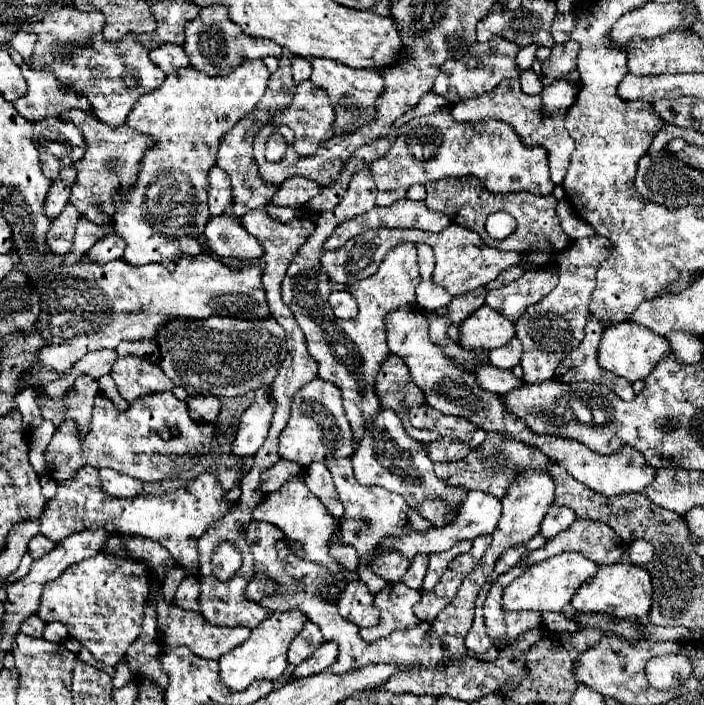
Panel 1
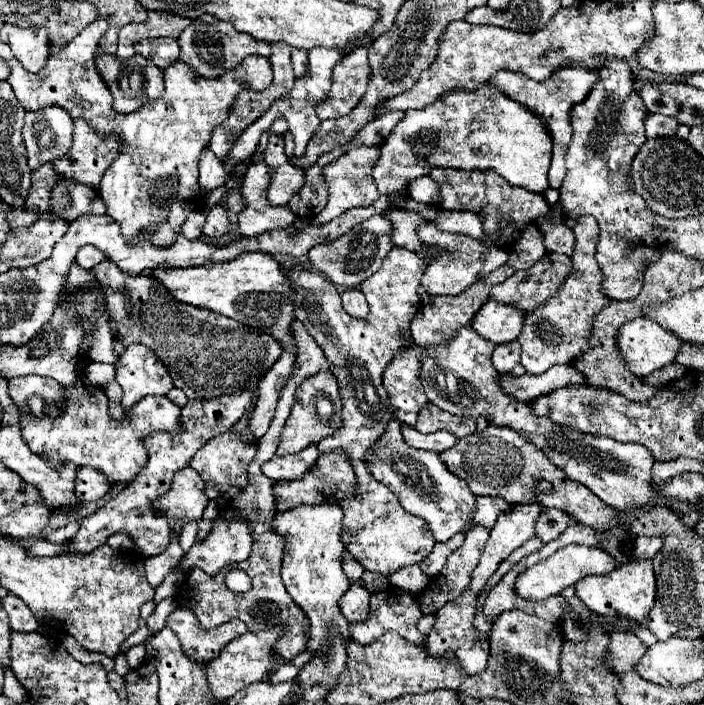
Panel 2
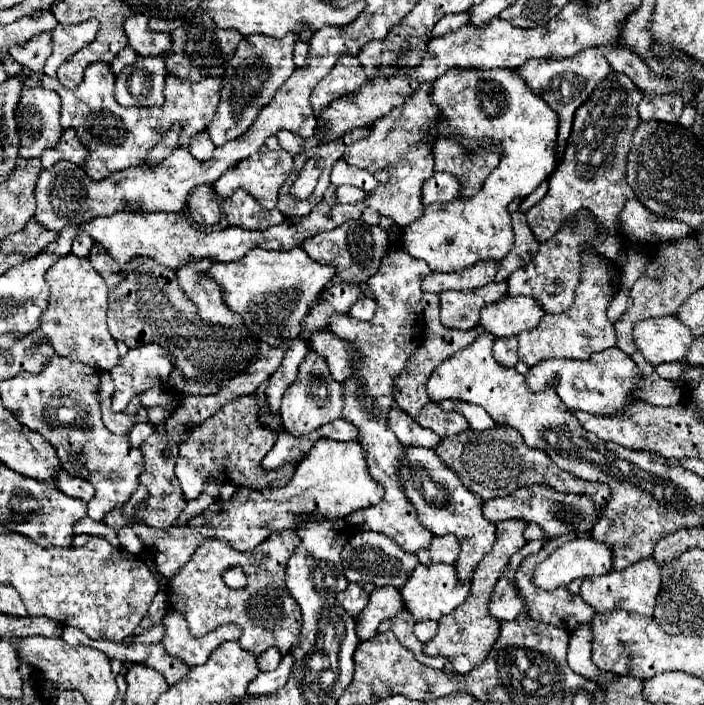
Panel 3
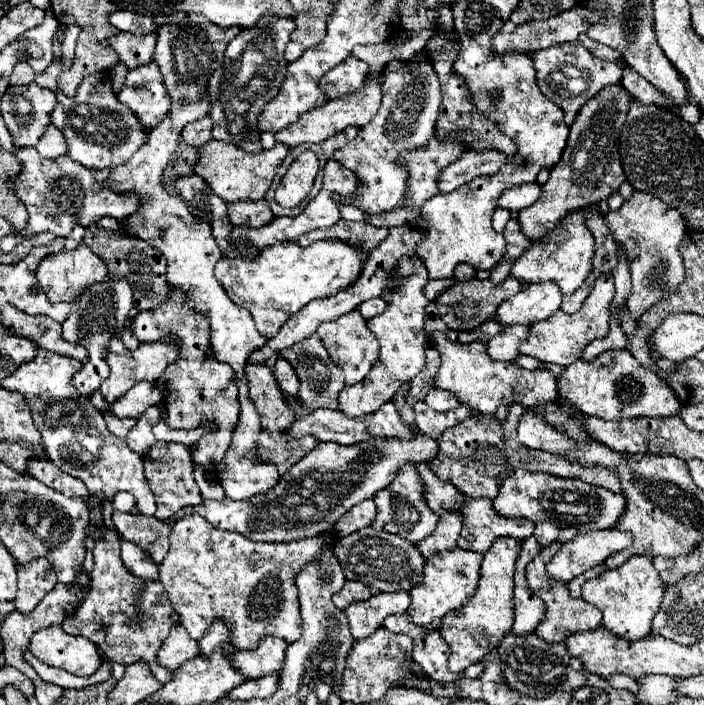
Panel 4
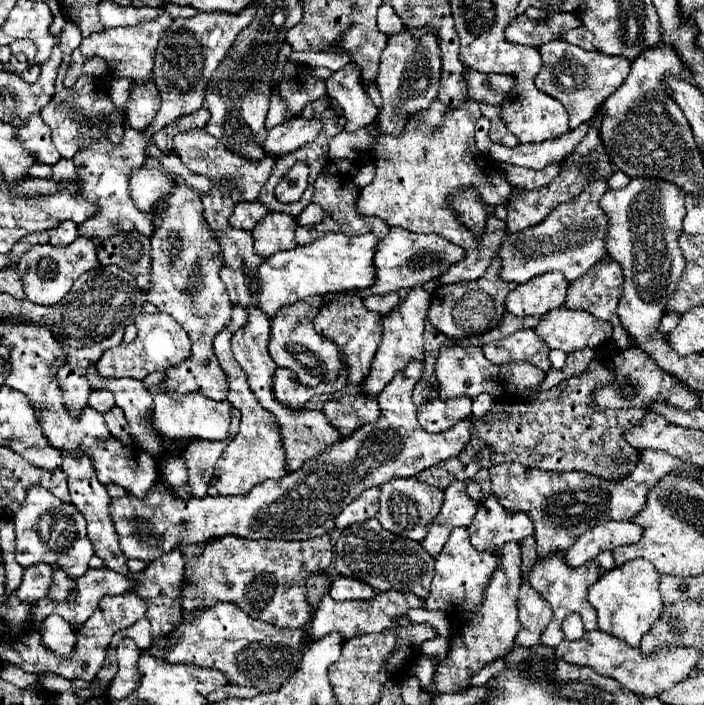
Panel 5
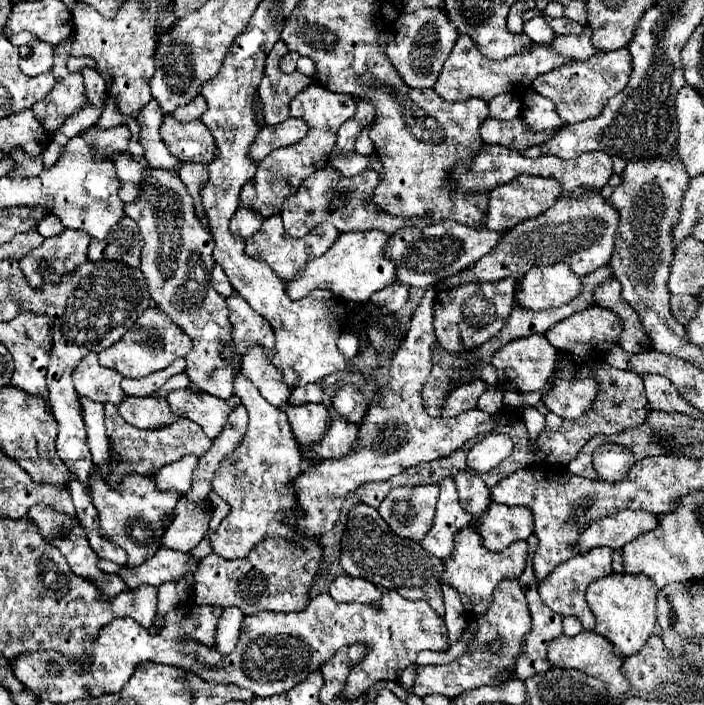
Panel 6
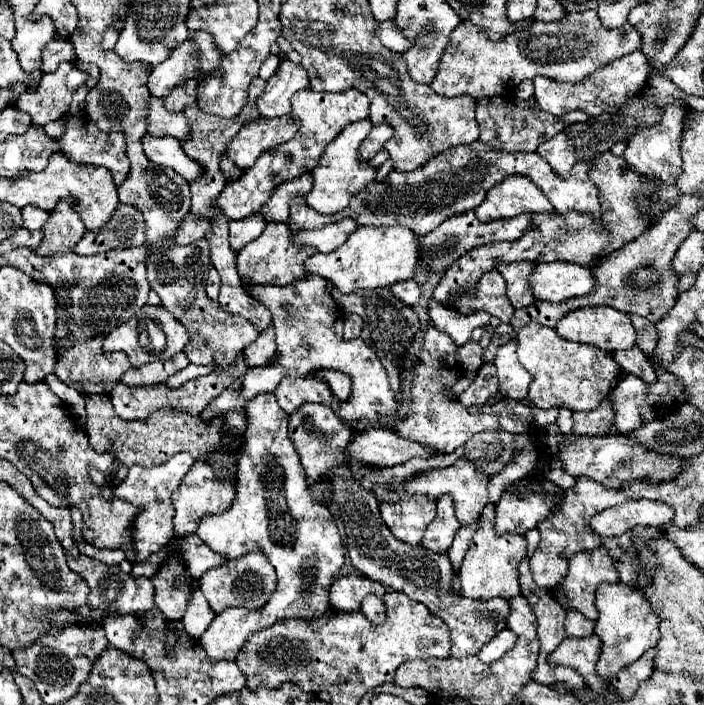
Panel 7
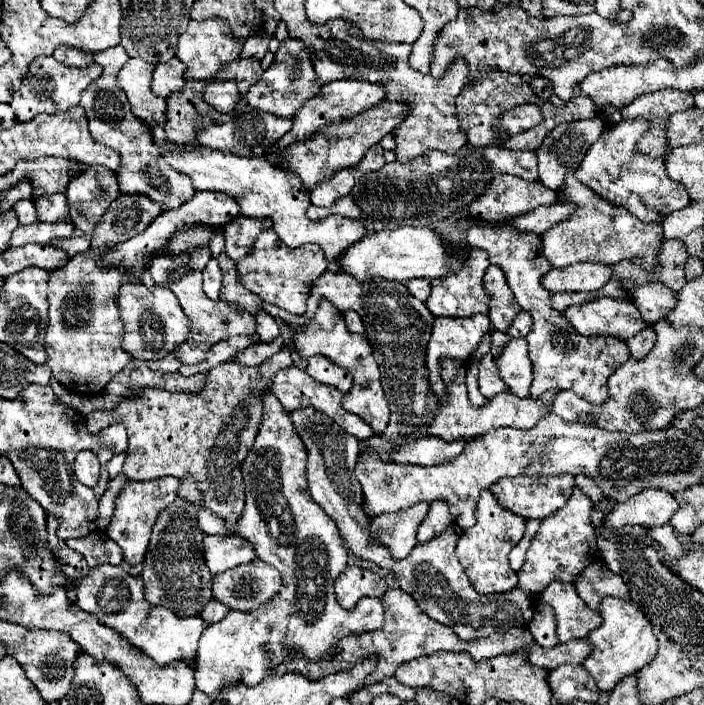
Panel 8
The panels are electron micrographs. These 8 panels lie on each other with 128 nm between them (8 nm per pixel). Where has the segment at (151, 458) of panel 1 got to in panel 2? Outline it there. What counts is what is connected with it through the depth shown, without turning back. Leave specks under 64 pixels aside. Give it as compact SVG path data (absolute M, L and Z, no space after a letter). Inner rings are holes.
M78 374L74 390L66 402L66 412L60 418L48 416L32 416L28 410L28 396L42 394L48 404L62 396L62 388L42 376L22 376L8 380L10 398L20 408L20 426L24 440L30 450L40 454L50 466L60 464L76 464L76 466L92 466L104 472L112 484L132 482L140 470L148 462L148 450L144 446L144 438L150 432L182 432L180 422L180 406L170 402L166 396L144 396L144 400L136 402L124 420L112 420L108 414L108 398L102 388L92 386L86 374Z

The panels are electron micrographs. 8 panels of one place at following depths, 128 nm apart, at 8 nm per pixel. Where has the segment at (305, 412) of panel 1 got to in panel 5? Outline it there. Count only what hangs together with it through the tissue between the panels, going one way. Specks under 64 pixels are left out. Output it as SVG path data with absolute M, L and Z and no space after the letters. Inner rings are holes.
M310 296L304 302L286 306L276 318L272 318L272 340L268 344L270 356L278 366L292 368L304 386L318 386L320 382L334 382L340 374L340 358L334 342L314 332L314 316L322 306L322 296Z

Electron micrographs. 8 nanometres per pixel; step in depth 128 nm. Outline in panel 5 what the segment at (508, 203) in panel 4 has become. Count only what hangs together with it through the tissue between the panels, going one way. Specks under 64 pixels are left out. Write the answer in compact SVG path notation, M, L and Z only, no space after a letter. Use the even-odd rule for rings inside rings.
M474 100L462 102L454 110L442 102L432 102L432 106L410 118L402 136L386 136L376 146L376 178L366 186L356 202L360 216L378 216L390 226L400 226L410 232L440 234L448 242L462 246L468 258L452 264L452 268L440 278L442 284L456 284L464 280L478 280L484 276L496 252L500 252L500 242L504 244L508 232L504 222L488 216L486 236L476 240L470 230L456 220L446 204L446 196L458 188L474 186L486 204L508 206L508 198L516 192L516 186L508 184L500 172L492 168L488 158L484 158L474 144L474 124L480 118L480 106Z

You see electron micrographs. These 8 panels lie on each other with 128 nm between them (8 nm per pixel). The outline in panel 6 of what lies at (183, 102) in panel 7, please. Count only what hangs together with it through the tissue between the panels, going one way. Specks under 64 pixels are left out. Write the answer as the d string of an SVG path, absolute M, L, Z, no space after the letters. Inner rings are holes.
M198 94L190 104L178 108L172 116L178 120L178 122L192 122L192 120L200 120L200 116L204 114L206 110L206 100Z

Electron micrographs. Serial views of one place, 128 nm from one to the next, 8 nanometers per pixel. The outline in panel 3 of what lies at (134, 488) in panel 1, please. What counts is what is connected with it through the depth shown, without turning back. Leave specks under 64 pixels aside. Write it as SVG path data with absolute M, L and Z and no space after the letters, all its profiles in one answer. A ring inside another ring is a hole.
M64 470L58 474L56 482L58 482L58 488L60 488L64 494L72 496L72 498L80 498L80 500L88 502L88 500L92 500L92 496L94 496L94 488L92 488L92 484L88 484L88 480L78 478L78 476L70 476L70 474L64 472Z

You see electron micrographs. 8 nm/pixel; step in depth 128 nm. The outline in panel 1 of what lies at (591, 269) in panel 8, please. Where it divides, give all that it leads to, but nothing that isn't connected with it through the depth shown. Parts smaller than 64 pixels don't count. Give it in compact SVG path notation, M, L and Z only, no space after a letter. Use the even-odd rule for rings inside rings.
M490 306L478 308L464 324L460 324L458 344L464 350L494 350L514 336L514 324Z

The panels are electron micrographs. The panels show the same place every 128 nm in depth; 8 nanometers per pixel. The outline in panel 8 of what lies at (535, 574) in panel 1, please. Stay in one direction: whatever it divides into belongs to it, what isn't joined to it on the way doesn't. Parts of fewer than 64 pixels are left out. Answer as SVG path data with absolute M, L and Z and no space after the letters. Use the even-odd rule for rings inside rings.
M646 488L630 500L616 504L616 508L604 518L608 528L622 526L662 526L674 516L678 504L670 492Z

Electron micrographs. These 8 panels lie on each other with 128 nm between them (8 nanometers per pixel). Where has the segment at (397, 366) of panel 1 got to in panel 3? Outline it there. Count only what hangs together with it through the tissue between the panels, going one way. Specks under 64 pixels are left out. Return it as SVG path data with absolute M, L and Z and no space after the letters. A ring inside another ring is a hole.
M424 294L422 296L422 306L424 306L424 318L426 318L426 332L424 332L424 340L420 344L420 348L416 348L416 352L412 352L406 370L402 372L402 376L396 376L394 380L394 400L398 404L400 410L404 410L406 414L410 414L412 418L418 416L420 408L424 404L428 404L428 394L426 394L426 380L428 376L434 372L434 368L444 362L448 356L452 356L452 352L472 344L472 340L484 332L482 326L462 332L462 330L450 330L446 326L440 324L440 296L438 294Z

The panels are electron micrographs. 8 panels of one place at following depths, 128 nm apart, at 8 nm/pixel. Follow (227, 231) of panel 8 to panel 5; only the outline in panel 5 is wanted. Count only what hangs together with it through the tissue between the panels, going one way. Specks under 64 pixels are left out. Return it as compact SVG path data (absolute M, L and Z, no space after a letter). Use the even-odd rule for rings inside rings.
M254 200L254 202L238 202L234 206L232 216L230 216L230 224L234 228L252 230L266 214L268 214L268 208L264 208L264 204L260 204L260 200Z

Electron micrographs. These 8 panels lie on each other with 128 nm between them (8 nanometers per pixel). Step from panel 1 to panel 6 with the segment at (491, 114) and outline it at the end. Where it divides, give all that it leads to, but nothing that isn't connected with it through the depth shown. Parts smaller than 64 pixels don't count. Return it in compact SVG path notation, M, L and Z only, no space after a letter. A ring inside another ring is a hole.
M536 16L532 20L528 20L524 24L524 32L526 36L536 42L536 44L542 44L542 46L550 46L552 40L554 40L554 32L552 28L544 22L544 16ZM626 48L614 52L600 52L600 56L592 56L592 60L568 62L562 68L554 68L548 74L540 74L536 76L532 86L538 94L550 98L556 104L556 110L564 124L576 124L598 116L606 102L628 84L632 72L630 64L632 56Z

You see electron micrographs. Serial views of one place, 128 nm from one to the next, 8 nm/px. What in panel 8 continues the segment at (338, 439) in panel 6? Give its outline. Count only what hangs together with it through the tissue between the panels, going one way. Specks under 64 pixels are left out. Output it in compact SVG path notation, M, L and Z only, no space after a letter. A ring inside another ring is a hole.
M426 436L420 440L414 440L410 444L392 448L390 452L394 454L394 462L398 464L420 464L420 466L434 466L434 464L444 464L452 458L456 458L466 446L466 440L454 440L454 442L444 442L436 436Z

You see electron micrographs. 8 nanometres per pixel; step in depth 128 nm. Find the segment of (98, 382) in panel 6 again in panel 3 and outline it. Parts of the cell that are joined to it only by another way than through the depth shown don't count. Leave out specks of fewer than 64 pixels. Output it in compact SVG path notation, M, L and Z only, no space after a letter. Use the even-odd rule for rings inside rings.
M144 422L144 424L134 424L132 430L130 430L130 444L134 448L138 448L150 434L154 432L154 426L150 422Z

